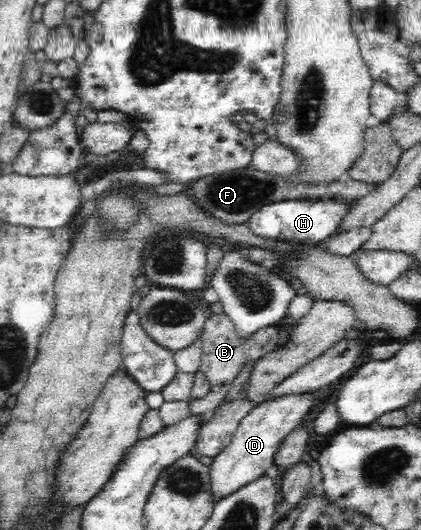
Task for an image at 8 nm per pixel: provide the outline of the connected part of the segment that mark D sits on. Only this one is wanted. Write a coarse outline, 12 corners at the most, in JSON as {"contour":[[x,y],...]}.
{"contour":[[314,392],[277,396],[239,420],[209,466],[212,500],[261,478]]}

